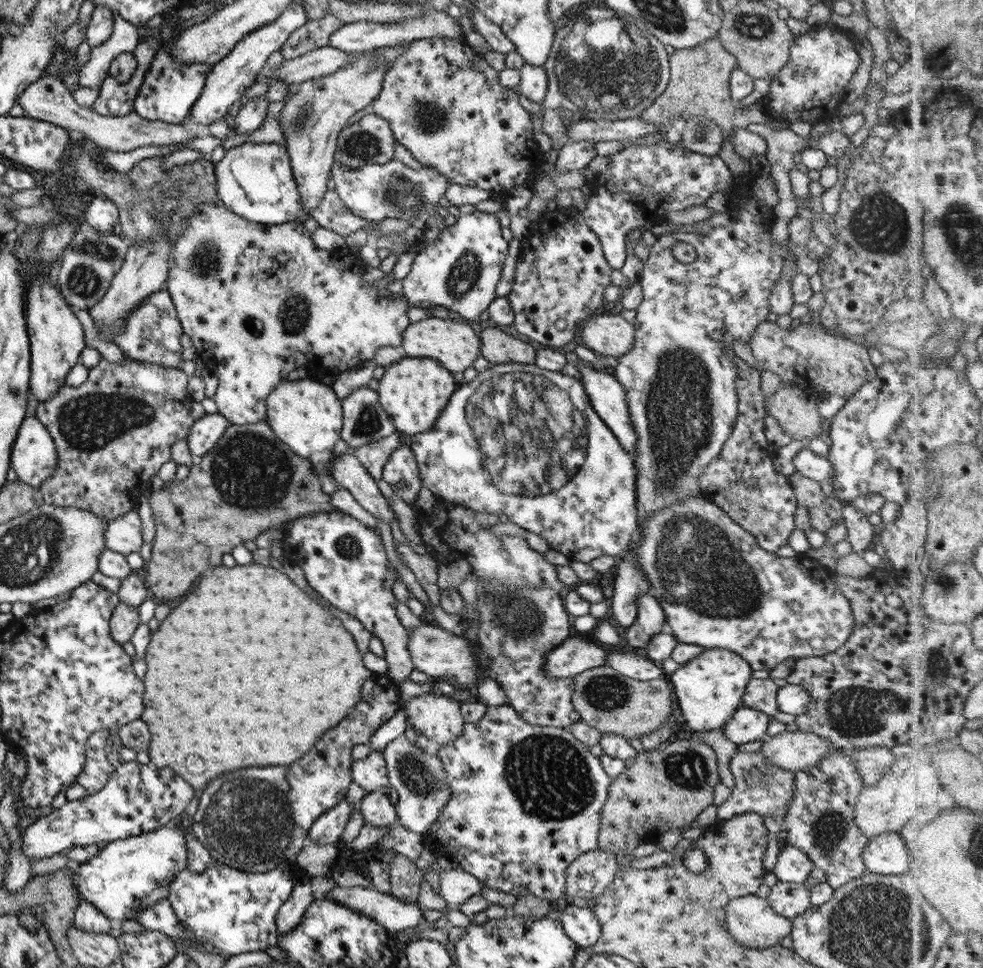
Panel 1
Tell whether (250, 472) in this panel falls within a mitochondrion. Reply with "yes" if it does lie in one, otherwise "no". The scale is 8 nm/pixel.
yes

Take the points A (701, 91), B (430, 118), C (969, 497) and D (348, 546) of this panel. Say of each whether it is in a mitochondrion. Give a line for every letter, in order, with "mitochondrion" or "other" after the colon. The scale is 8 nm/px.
A: other
B: mitochondrion
C: other
D: mitochondrion

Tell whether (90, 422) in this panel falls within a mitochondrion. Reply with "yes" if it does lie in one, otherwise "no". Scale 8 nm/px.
yes

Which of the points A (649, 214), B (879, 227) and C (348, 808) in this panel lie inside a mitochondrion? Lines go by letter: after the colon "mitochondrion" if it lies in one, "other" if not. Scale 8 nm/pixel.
A: other
B: mitochondrion
C: other

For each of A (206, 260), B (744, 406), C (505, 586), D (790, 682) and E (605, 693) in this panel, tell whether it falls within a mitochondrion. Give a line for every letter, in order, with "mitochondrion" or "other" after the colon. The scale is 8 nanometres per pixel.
A: mitochondrion
B: other
C: mitochondrion
D: other
E: mitochondrion

